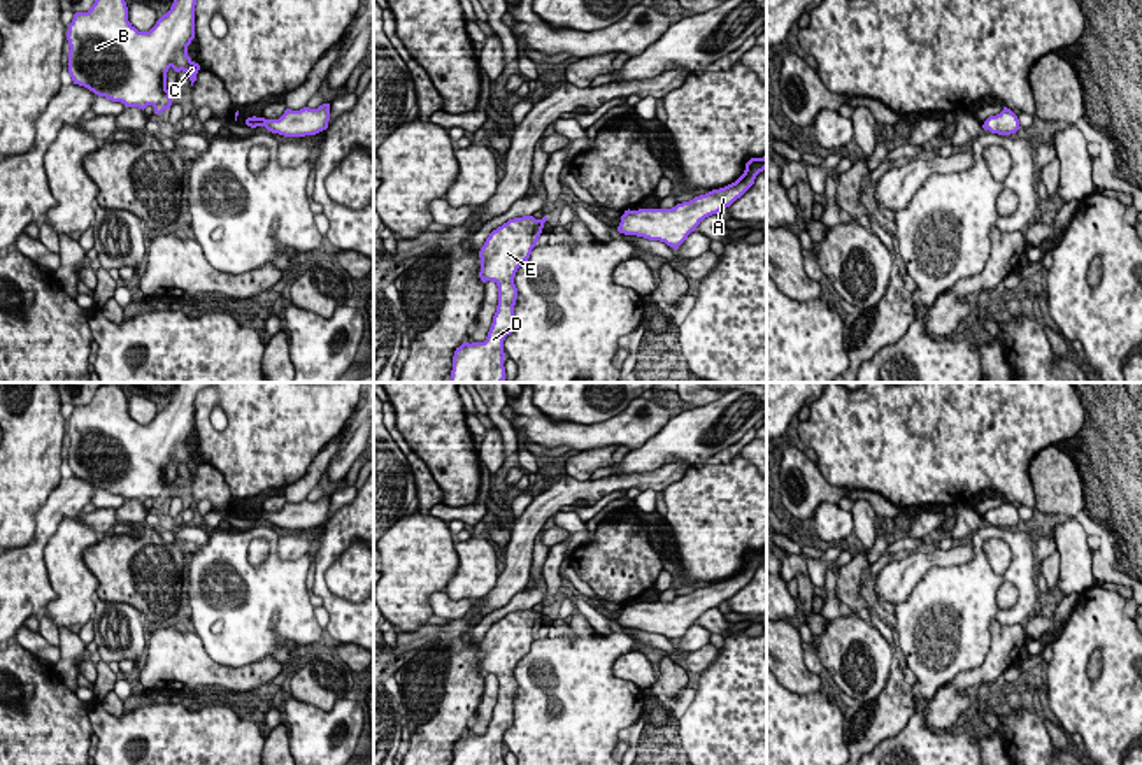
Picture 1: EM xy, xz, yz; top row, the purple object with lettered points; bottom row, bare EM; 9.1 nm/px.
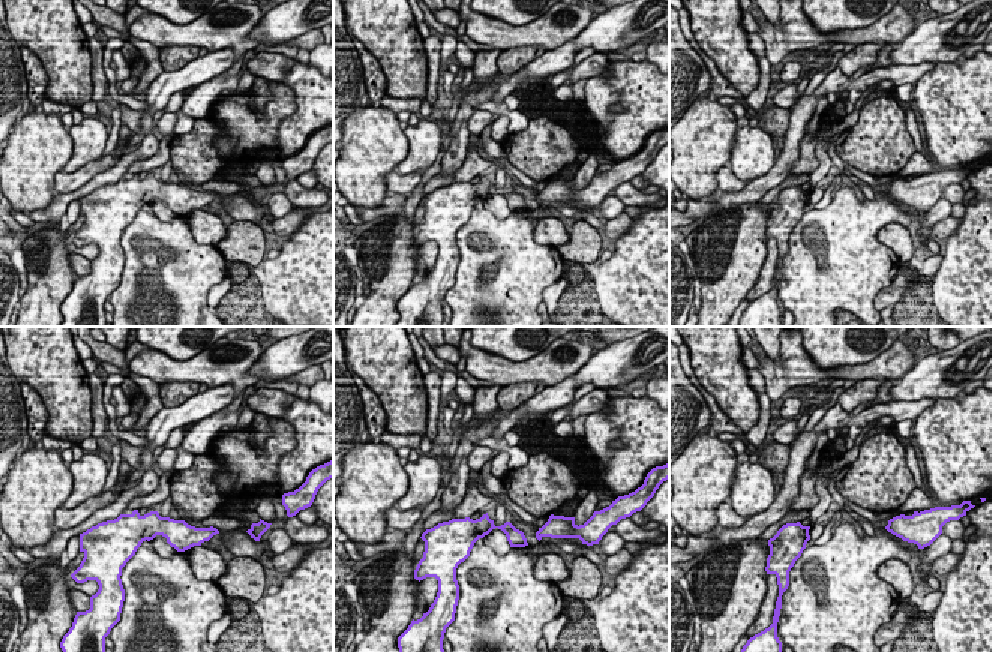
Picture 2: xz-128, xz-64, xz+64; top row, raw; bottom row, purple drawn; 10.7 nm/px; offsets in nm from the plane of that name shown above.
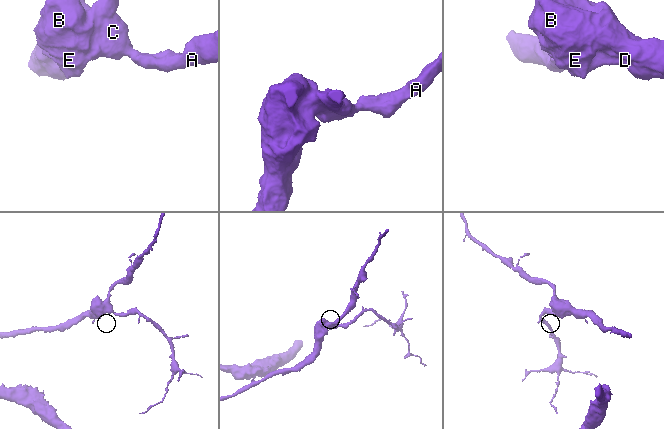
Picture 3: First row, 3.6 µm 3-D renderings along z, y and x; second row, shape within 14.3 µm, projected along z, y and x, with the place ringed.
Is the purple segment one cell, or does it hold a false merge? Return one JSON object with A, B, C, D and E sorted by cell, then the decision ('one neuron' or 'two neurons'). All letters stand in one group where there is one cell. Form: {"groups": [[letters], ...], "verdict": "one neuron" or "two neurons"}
{"groups": [["A", "B", "C", "D", "E"]], "verdict": "one neuron"}

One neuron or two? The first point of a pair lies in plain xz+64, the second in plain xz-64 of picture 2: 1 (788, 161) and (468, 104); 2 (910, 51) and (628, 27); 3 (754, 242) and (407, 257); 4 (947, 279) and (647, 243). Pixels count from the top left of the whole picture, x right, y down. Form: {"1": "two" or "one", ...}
{"1": "one", "2": "one", "3": "one", "4": "one"}

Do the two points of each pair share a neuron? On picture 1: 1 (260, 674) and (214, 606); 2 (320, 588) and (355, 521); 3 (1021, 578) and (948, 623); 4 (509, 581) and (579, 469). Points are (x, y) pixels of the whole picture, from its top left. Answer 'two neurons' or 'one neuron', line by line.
1: two neurons
2: one neuron
3: one neuron
4: two neurons

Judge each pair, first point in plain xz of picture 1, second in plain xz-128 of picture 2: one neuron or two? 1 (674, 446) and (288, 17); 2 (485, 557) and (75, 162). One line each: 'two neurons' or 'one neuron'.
1: one neuron
2: one neuron

